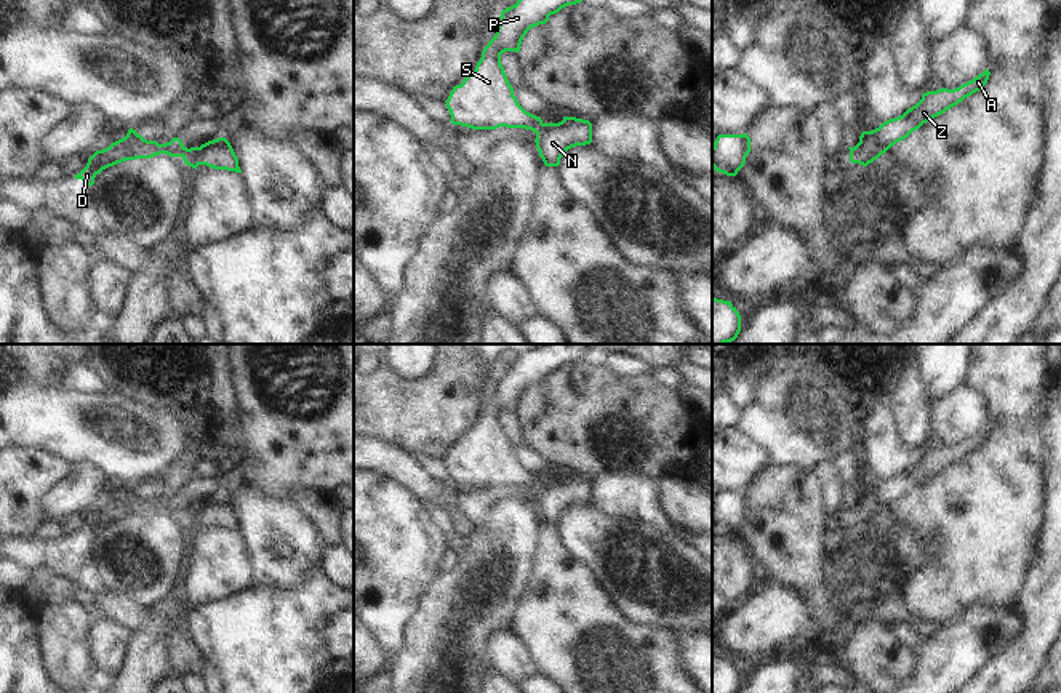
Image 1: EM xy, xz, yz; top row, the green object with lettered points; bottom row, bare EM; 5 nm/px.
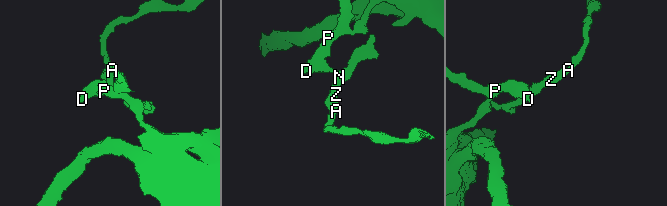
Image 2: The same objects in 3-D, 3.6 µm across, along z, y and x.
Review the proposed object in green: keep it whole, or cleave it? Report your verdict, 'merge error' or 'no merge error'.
merge error

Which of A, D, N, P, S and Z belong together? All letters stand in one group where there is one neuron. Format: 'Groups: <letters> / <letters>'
Groups: A N Z / D P S

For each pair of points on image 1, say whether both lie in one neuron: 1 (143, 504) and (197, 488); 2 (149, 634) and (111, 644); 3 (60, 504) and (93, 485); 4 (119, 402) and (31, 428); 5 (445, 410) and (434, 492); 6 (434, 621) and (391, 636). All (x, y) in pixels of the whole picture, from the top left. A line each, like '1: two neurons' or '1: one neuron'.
1: one neuron
2: two neurons
3: one neuron
4: one neuron
5: two neurons
6: two neurons

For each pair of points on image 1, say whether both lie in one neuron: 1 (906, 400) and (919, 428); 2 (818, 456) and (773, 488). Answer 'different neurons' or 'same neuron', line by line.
1: same neuron
2: different neurons

